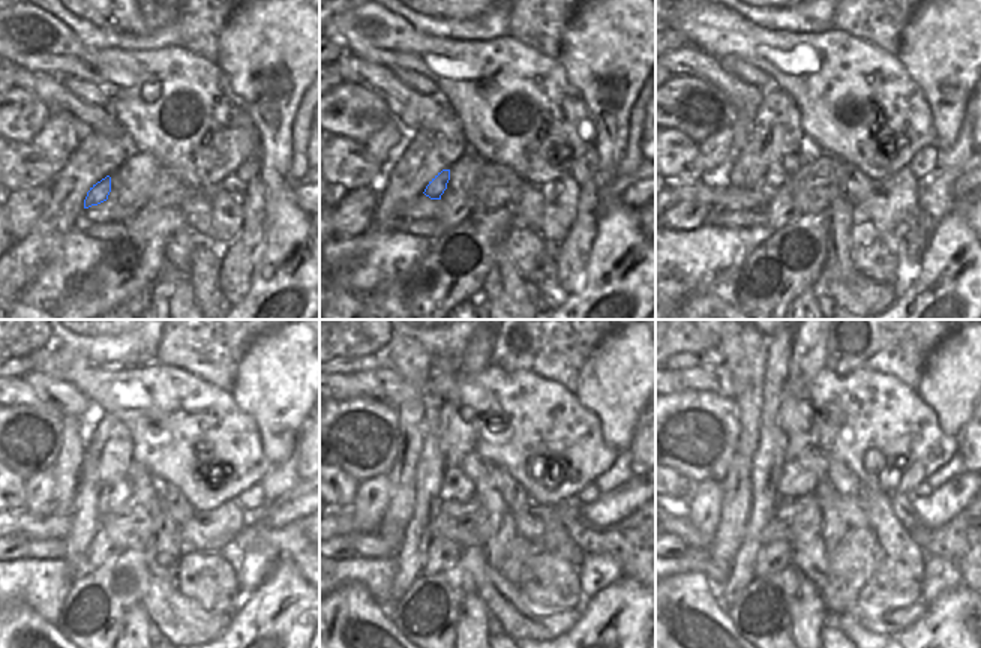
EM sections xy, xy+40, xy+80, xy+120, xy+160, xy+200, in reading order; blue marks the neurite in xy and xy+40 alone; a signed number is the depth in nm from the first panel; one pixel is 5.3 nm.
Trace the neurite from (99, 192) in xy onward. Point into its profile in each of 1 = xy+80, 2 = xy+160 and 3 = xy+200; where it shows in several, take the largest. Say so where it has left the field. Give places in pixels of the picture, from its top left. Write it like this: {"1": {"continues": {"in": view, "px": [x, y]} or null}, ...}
{"1": {"continues": {"in": "xy+80", "px": [779, 171]}}, "2": {"continues": {"in": "xy+160", "px": [456, 486]}}, "3": {"continues": {"in": "xy+200", "px": [797, 480]}}}

